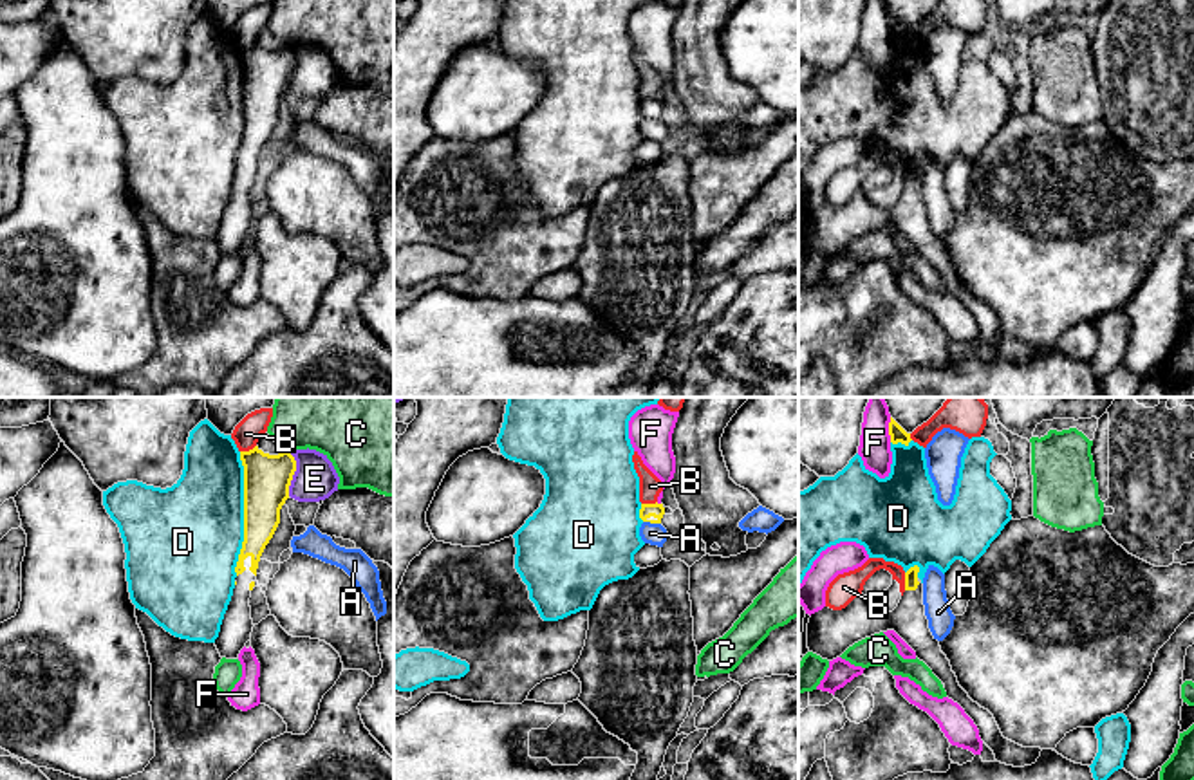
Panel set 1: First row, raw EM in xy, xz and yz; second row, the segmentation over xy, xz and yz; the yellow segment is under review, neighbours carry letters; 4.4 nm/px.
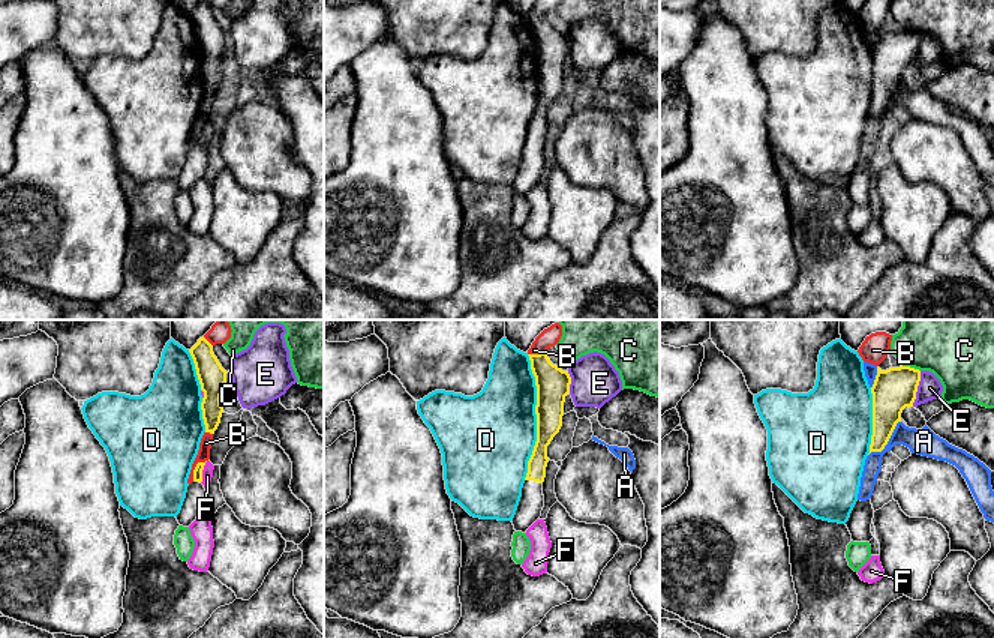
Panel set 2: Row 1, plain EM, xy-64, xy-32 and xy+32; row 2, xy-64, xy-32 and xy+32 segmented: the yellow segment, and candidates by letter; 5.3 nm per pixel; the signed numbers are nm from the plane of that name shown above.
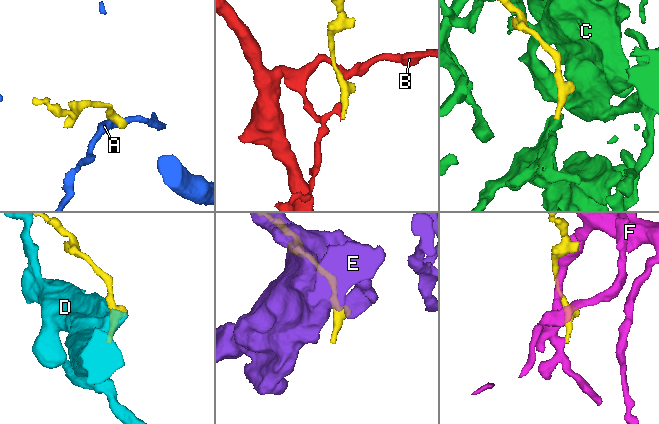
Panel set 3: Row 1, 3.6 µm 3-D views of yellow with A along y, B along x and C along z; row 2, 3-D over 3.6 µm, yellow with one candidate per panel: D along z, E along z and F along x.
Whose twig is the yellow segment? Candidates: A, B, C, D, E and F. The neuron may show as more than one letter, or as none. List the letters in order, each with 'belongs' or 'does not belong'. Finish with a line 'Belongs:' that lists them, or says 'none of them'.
A: does not belong
B: does not belong
C: does not belong
D: does not belong
E: does not belong
F: does not belong
Belongs: none of them

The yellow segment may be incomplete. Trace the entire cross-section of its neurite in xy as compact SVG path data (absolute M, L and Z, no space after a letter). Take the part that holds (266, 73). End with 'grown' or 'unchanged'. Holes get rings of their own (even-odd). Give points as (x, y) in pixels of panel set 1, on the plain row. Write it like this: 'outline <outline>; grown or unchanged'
outline M258 42L240 47L244 61L244 137L235 162L235 184L215 242L220 253L238 255L251 235L249 193L260 152L280 119L280 105L289 94L296 56L289 47L264 49Z; grown

